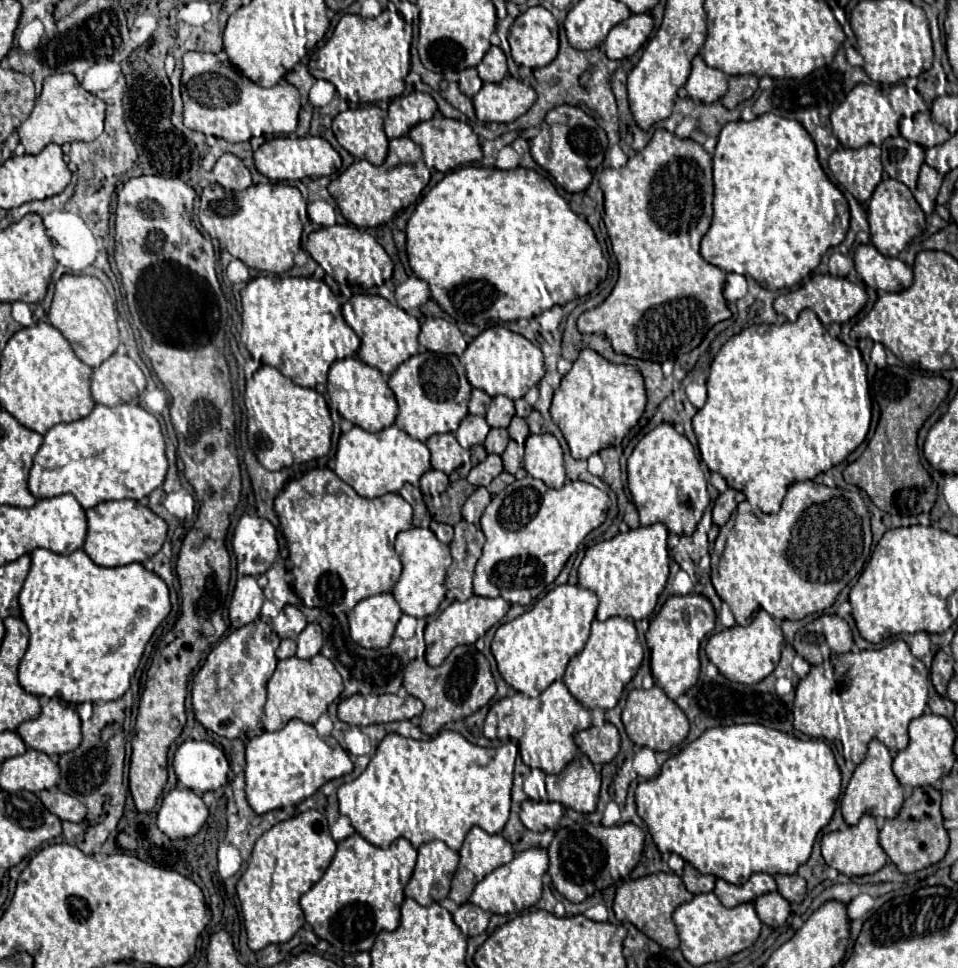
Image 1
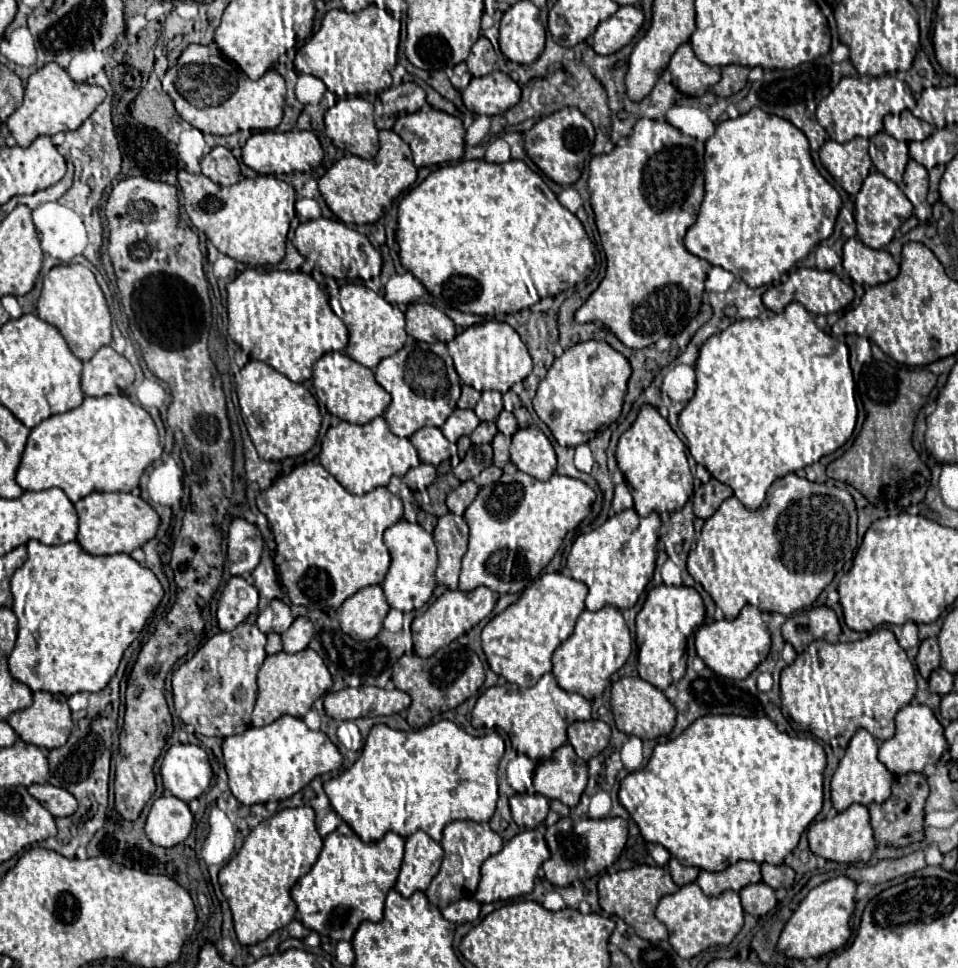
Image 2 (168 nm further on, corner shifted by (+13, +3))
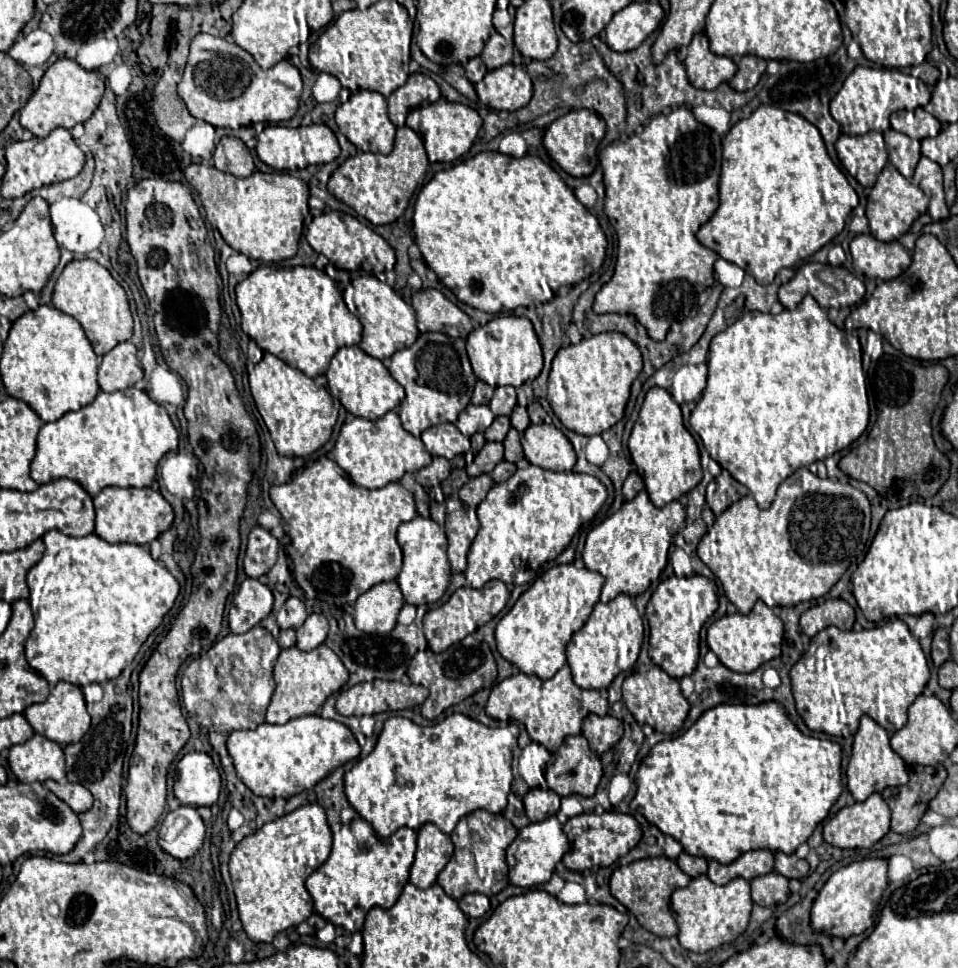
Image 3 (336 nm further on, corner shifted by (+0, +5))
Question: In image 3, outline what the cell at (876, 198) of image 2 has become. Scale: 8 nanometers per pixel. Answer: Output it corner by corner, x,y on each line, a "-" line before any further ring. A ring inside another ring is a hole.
885,165
867,199
867,219
869,219
871,235
879,241
899,239
903,233
909,231
911,223
927,211
927,205
929,205
929,197
919,187
907,181
893,165

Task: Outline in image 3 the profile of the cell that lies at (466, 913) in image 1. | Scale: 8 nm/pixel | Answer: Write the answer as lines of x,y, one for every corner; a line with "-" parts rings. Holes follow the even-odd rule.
469,893
469,895
463,895
459,899
459,907
465,915
469,917
483,917
491,905
489,905
489,897
483,895
483,893

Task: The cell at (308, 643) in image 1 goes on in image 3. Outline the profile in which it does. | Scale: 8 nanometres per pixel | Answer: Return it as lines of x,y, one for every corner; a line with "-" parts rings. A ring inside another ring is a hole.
313,613
307,617
307,621
297,629
297,647
301,651
311,651
315,647
319,647
321,643
325,643
329,625
325,615
321,613

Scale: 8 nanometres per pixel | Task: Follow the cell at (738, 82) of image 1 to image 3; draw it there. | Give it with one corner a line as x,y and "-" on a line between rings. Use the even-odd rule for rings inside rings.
743,55
737,63
737,73
733,75
733,79
729,81
729,85
735,91
747,91
753,89
757,85
757,81
761,79
761,75
765,73
767,61
755,55

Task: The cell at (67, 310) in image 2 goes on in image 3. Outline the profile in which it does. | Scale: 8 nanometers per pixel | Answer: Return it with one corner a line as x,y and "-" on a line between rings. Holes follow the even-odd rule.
79,259
67,263
59,275
53,291
53,307
75,317
93,345
93,351
103,357
117,343
129,341
133,335
133,317
129,311
129,301
125,289
111,277
111,273
93,259

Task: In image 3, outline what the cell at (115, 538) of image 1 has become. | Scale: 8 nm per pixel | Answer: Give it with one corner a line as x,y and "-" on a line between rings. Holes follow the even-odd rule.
105,487
97,497
93,497
93,503
95,503
95,513
97,513
95,533
109,543
149,545
173,523
171,505
165,501
165,497
159,491
151,487
143,487
143,489

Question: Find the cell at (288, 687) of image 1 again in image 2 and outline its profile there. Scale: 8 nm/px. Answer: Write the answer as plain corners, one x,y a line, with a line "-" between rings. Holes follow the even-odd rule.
304,649
300,653
288,655
284,651
268,655
264,665
258,671
258,699
252,711
252,725
264,727
274,723
282,715
304,717
312,703
322,697
332,687
330,671
326,669
324,661
318,657
316,651

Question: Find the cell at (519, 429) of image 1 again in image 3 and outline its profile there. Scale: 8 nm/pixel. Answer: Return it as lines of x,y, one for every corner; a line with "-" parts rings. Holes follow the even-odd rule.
517,405
517,407
513,409
513,413
509,415
509,419
511,419
511,425
513,425
519,433
523,433
523,431
529,427
529,415
527,415
527,409
521,407
521,405

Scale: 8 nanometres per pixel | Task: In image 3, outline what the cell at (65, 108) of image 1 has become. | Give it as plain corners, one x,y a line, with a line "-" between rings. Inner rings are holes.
59,57
43,75
37,91
31,95
25,107
21,107
21,125
35,137
47,137
53,129
71,129
77,123
85,123
97,109
105,91
105,79
99,71
85,71
77,61

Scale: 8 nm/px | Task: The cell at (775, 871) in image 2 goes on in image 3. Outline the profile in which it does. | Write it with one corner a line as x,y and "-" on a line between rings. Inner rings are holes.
777,851
775,853
775,871
789,879
803,879
803,877
807,877
809,863
805,859
799,859
795,853
785,855
785,853

